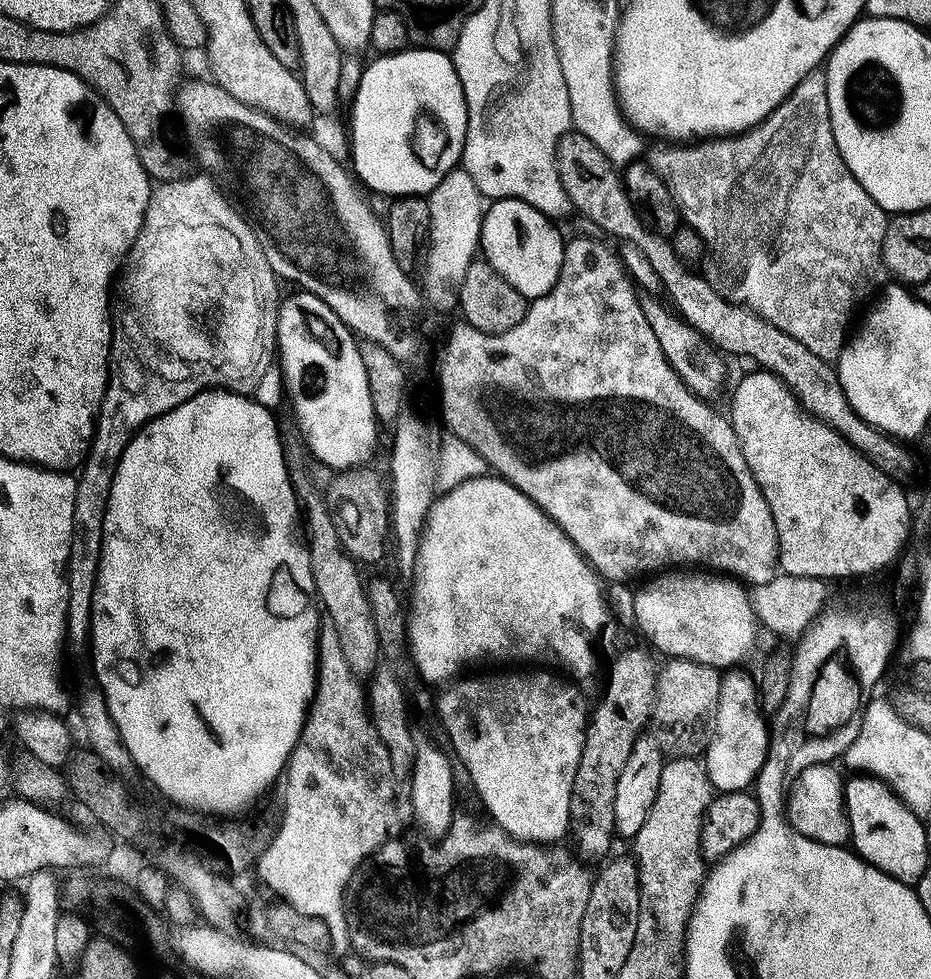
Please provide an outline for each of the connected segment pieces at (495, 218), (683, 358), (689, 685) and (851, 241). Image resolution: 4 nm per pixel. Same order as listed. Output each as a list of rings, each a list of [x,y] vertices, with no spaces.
[[[493,200],[487,205],[484,221],[480,227],[480,246],[479,251],[483,259],[487,260],[488,265],[518,294],[522,294],[529,301],[537,300],[539,296],[544,296],[556,285],[558,274],[562,270],[562,258],[564,257],[565,237],[560,237],[560,232],[555,228],[553,221],[542,215],[534,206],[530,206],[521,200]]]
[[[637,289],[636,292],[642,314],[645,315],[650,330],[653,330],[659,345],[662,346],[663,356],[667,359],[668,364],[696,396],[703,400],[713,399],[712,396],[721,388],[726,376],[723,355],[713,348],[712,344],[700,335],[700,332],[685,323],[684,319],[666,304],[664,306],[663,299],[659,295],[644,289]]]
[[[669,659],[667,663],[659,669],[650,724],[656,727],[654,735],[669,753],[696,758],[708,747],[708,737],[712,734],[722,691],[721,673],[702,662],[687,659]]]
[[[814,71],[788,95],[777,106],[769,116],[760,124],[755,124],[749,132],[740,132],[737,136],[717,136],[715,138],[705,138],[699,142],[656,142],[647,149],[646,162],[650,170],[658,176],[669,191],[670,198],[677,211],[680,212],[681,221],[687,227],[692,228],[699,234],[704,243],[704,259],[702,261],[702,275],[708,279],[710,286],[722,294],[730,302],[740,304],[744,308],[757,312],[766,322],[778,326],[790,338],[798,338],[806,350],[816,354],[818,358],[835,362],[840,356],[840,351],[844,349],[846,335],[844,331],[848,328],[848,323],[852,320],[852,304],[860,304],[868,295],[879,293],[886,284],[886,269],[884,259],[880,251],[882,250],[882,238],[886,234],[890,216],[884,209],[862,190],[858,178],[850,174],[838,146],[834,142],[834,130],[830,122],[830,106],[828,105],[828,91],[824,76],[819,71]]]

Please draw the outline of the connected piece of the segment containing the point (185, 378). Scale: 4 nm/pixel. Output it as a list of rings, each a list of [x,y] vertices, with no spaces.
[[[207,174],[200,176],[189,175],[179,180],[165,180],[157,183],[148,199],[144,211],[144,221],[138,230],[138,238],[132,243],[132,249],[122,265],[122,275],[114,288],[114,303],[111,305],[112,313],[112,341],[108,355],[108,385],[100,403],[100,413],[96,416],[96,430],[92,434],[92,442],[88,445],[88,454],[83,461],[84,473],[79,473],[78,480],[81,485],[101,484],[107,486],[112,483],[114,470],[118,458],[122,458],[122,450],[130,442],[130,438],[139,428],[144,428],[154,418],[174,410],[182,402],[194,398],[199,392],[209,390],[223,390],[225,392],[238,392],[252,394],[256,387],[264,380],[264,375],[274,368],[274,361],[278,356],[276,331],[278,330],[278,314],[282,303],[280,296],[281,281],[270,266],[258,238],[254,234],[251,224],[247,224],[232,207],[232,201],[224,195],[219,183]]]

